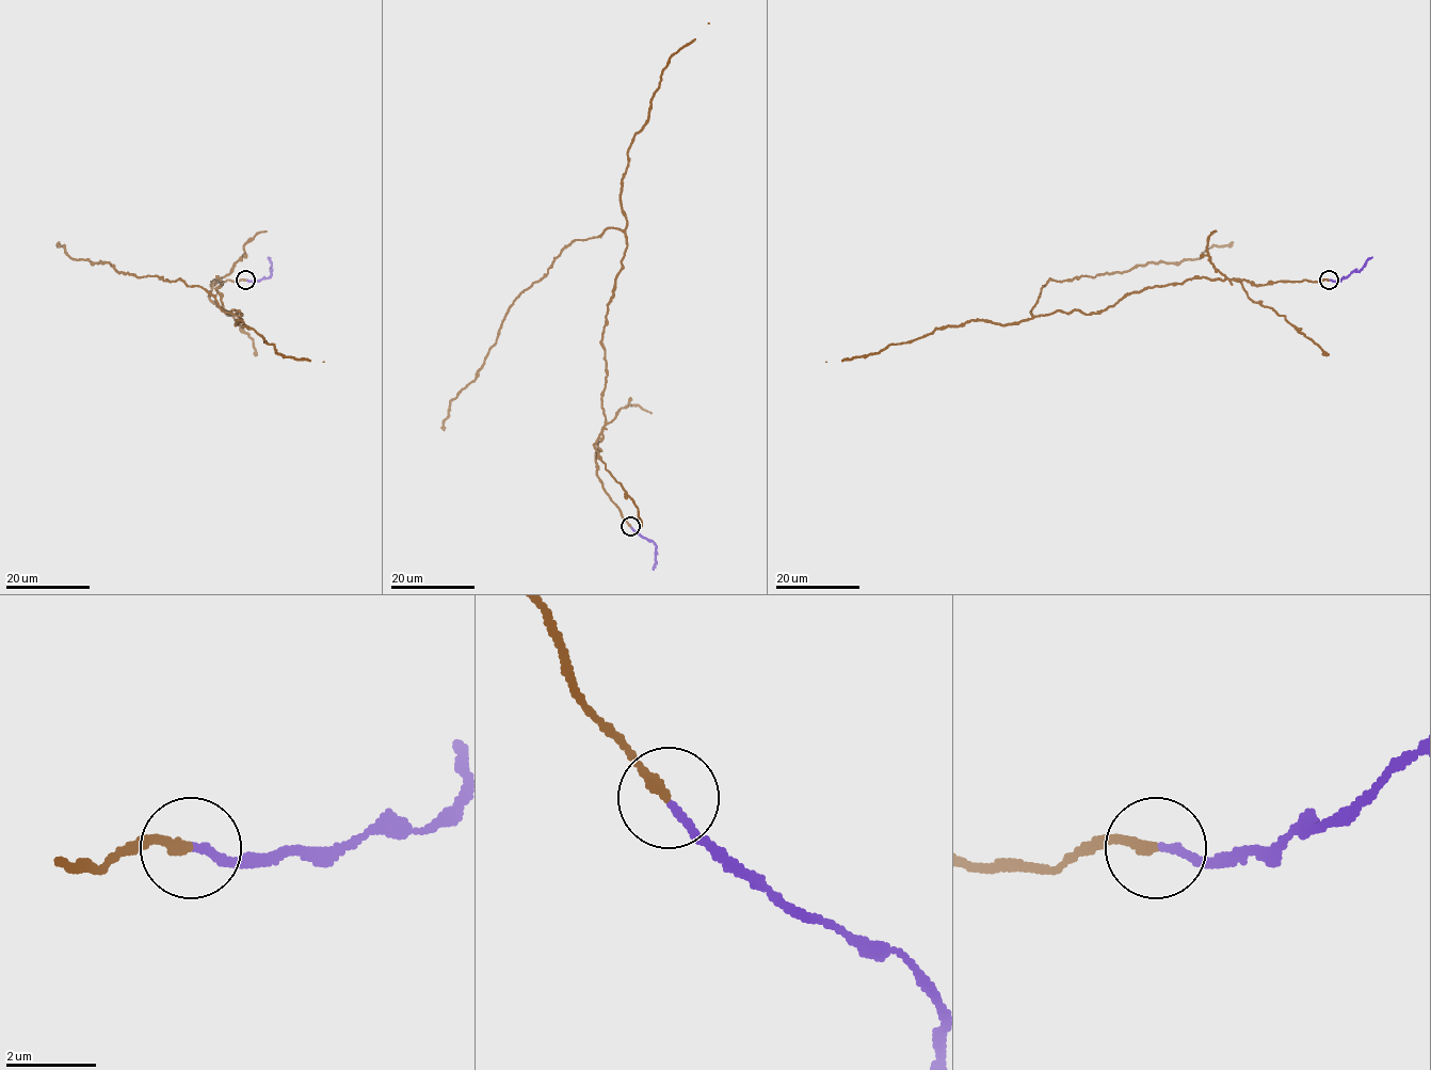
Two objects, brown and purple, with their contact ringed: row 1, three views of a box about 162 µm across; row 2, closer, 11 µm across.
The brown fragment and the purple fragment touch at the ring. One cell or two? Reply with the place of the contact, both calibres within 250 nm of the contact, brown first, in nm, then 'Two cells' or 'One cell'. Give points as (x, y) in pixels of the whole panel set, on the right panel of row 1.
Place: (1329, 280). Thickness 220 nm (brown) against 160 nm. Two cells

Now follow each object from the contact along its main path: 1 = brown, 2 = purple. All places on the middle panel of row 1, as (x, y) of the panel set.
1: (630, 526), (596, 463), (621, 229), (573, 240), (523, 291), (444, 430)
2: (630, 527), (656, 546), (654, 569)

